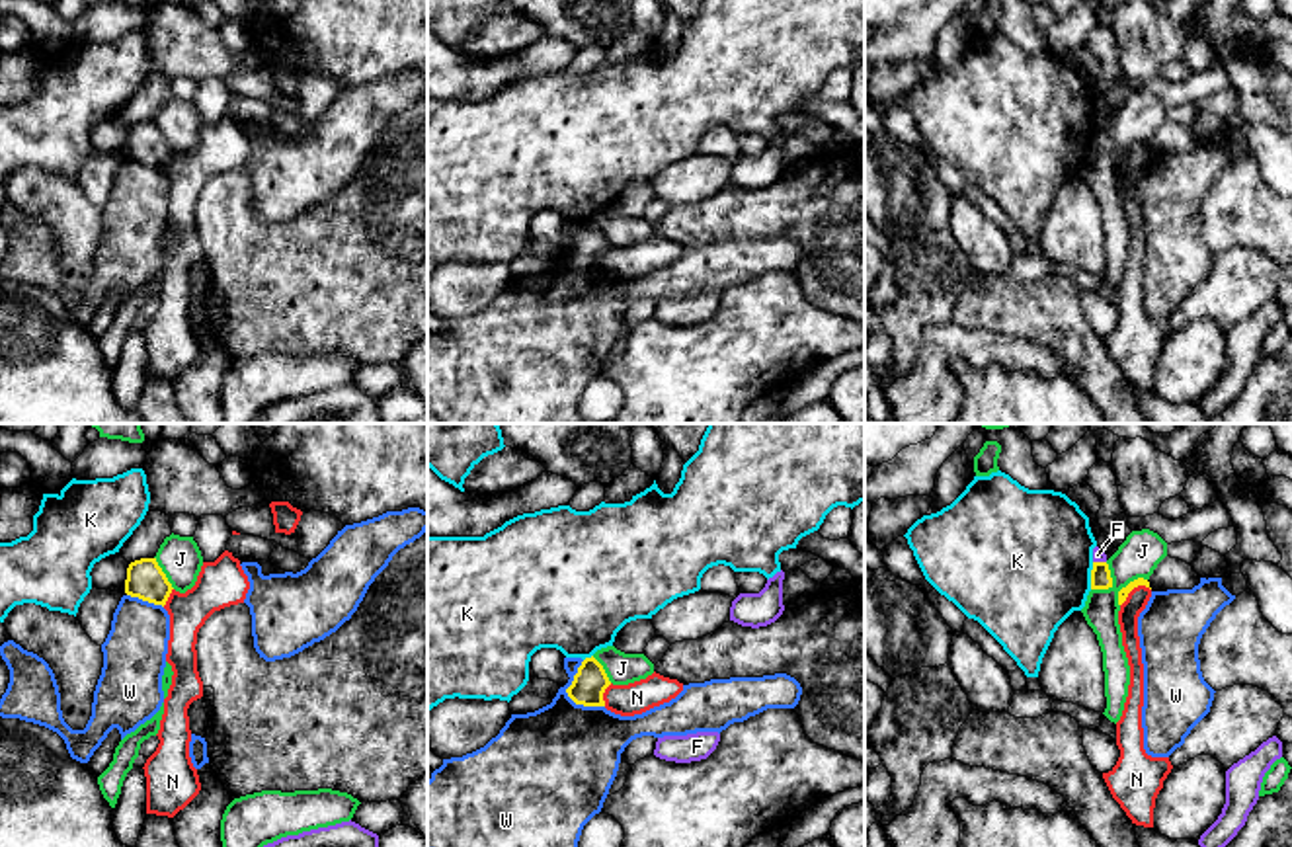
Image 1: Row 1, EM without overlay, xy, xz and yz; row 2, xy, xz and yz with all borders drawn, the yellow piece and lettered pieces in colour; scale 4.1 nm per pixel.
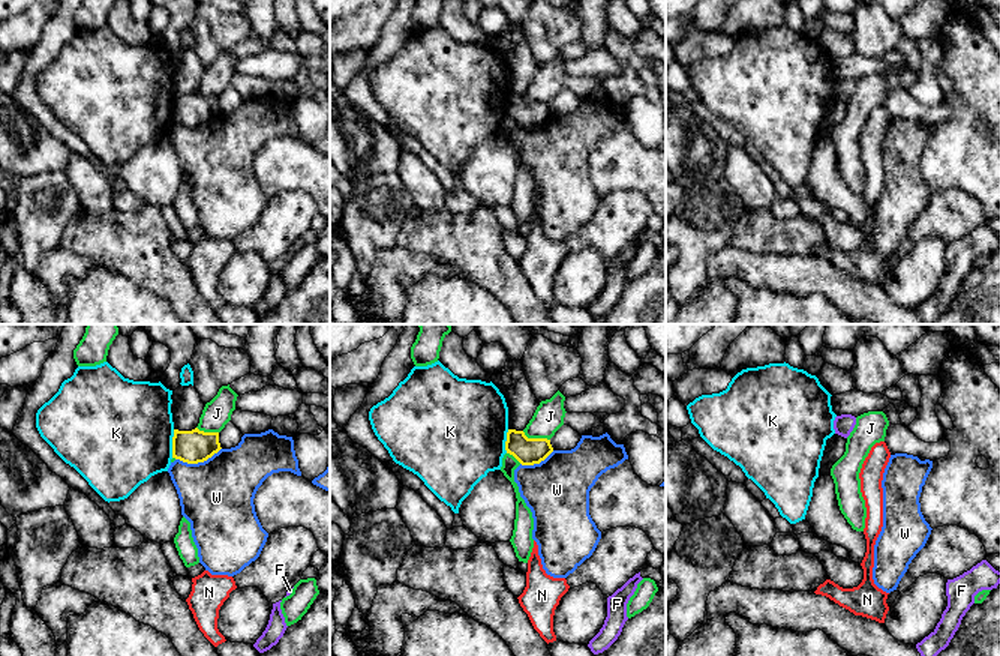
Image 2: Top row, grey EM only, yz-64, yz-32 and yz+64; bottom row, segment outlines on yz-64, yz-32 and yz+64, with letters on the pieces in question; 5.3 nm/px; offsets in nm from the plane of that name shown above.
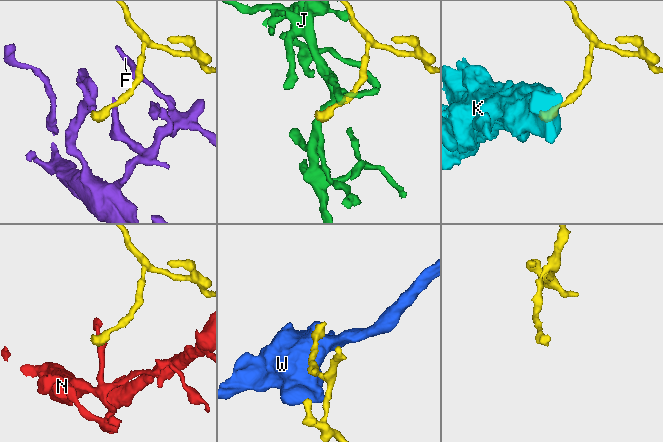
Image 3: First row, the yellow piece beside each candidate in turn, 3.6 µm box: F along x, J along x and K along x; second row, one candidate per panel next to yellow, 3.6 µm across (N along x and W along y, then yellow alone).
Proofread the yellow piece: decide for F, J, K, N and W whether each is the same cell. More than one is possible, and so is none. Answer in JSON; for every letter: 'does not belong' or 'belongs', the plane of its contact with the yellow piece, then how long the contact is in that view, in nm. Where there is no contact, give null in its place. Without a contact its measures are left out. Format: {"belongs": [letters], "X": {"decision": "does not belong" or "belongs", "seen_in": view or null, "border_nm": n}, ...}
{"belongs": [], "F": {"decision": "does not belong", "seen_in": "yz", "border_nm": 60}, "J": {"decision": "does not belong", "seen_in": "yz", "border_nm": 140}, "K": {"decision": "does not belong", "seen_in": "yz", "border_nm": 110}, "N": {"decision": "does not belong", "seen_in": "yz", "border_nm": 150}, "W": {"decision": "does not belong", "seen_in": "xz", "border_nm": 220}}

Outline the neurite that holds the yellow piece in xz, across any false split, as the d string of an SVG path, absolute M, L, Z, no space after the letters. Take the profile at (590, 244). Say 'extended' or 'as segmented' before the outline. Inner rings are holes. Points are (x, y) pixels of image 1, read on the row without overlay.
as segmented; M591 219L582 224L566 256L576 267L605 269L603 256L609 248L603 228Z

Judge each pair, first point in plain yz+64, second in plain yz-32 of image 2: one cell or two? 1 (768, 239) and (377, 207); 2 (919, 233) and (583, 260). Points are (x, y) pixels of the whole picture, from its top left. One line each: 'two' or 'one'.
1: two
2: two

